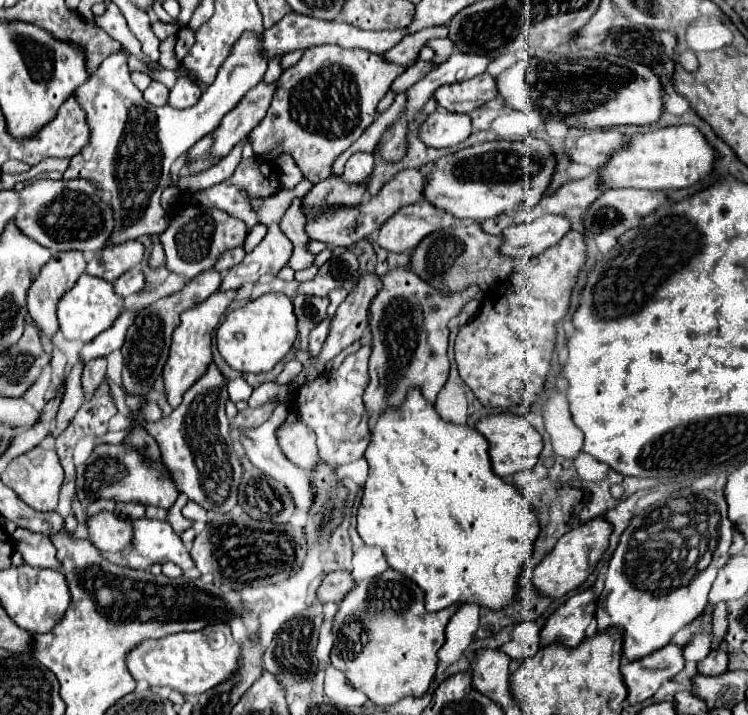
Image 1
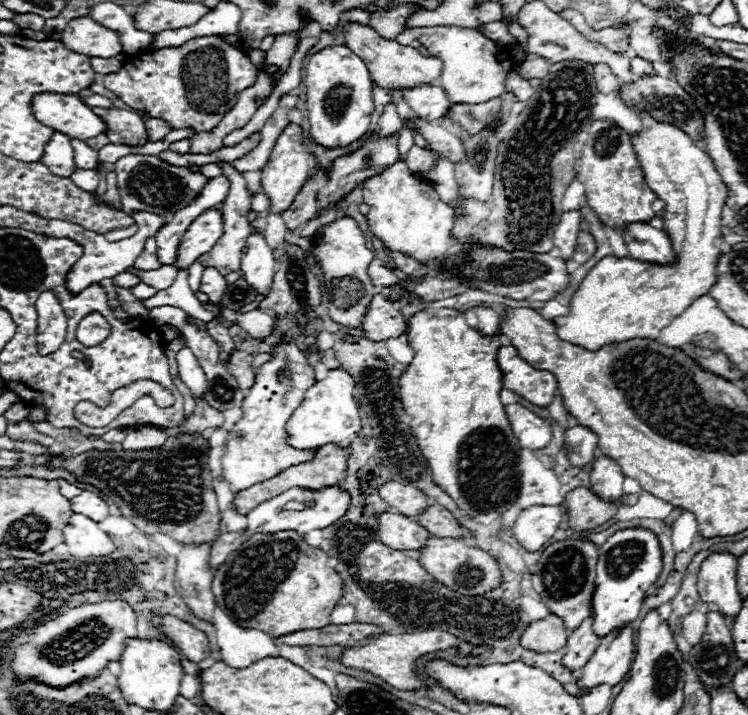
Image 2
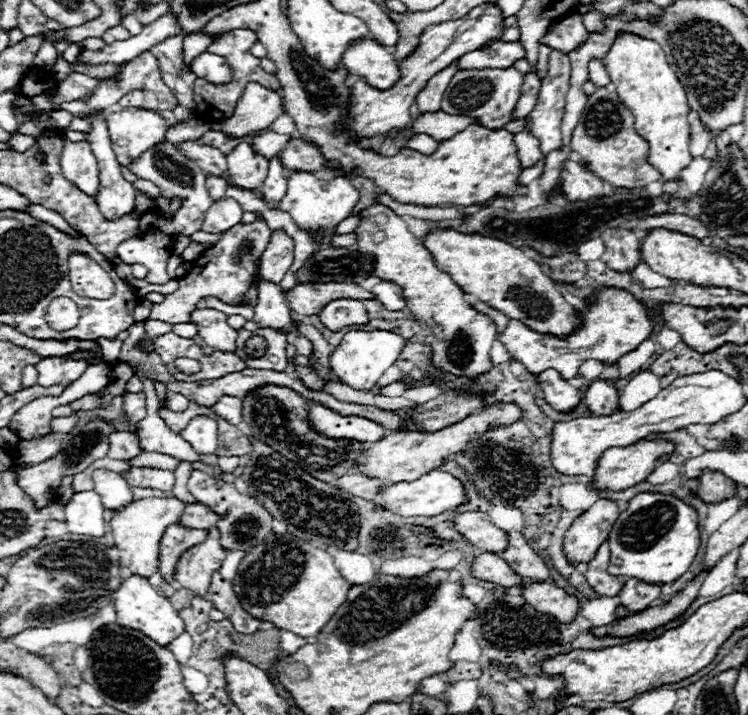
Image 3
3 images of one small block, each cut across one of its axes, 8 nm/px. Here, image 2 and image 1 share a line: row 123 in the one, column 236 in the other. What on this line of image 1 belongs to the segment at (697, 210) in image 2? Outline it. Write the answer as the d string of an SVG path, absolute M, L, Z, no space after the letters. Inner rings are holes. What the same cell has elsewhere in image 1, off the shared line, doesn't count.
M214 624L198 632L178 632L160 640L144 640L128 652L126 664L136 682L146 680L150 686L170 686L180 694L200 696L218 682L224 682L236 670L238 658L240 644L232 638L228 624Z

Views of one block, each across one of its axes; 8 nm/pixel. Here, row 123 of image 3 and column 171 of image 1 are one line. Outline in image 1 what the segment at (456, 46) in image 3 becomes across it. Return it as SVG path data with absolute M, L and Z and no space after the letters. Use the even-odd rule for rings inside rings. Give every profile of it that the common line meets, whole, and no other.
M214 292L208 300L204 300L202 304L194 306L192 310L186 310L180 316L180 326L174 330L174 338L172 338L172 346L170 346L170 356L166 360L166 366L162 370L162 378L164 378L164 396L168 400L168 404L172 408L176 408L182 402L182 396L186 394L188 388L192 388L208 370L210 362L212 362L212 350L210 350L210 342L212 342L212 332L220 322L220 316L224 314L224 310L232 304L236 292Z

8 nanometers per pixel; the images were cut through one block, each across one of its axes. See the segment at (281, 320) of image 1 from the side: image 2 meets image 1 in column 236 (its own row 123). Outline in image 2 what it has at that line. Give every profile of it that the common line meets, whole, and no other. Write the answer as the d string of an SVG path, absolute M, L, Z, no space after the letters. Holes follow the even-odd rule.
M346 46L326 48L310 56L306 74L306 110L310 124L310 138L324 148L350 146L366 136L370 126L372 106L372 80L366 64Z

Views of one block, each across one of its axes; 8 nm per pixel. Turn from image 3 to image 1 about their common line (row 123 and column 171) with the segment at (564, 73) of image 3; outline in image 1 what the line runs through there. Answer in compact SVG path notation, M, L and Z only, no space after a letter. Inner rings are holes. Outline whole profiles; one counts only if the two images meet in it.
M150 518L132 520L132 540L120 554L126 566L134 570L148 570L152 564L166 562L174 562L182 570L194 566L186 544L172 526Z

